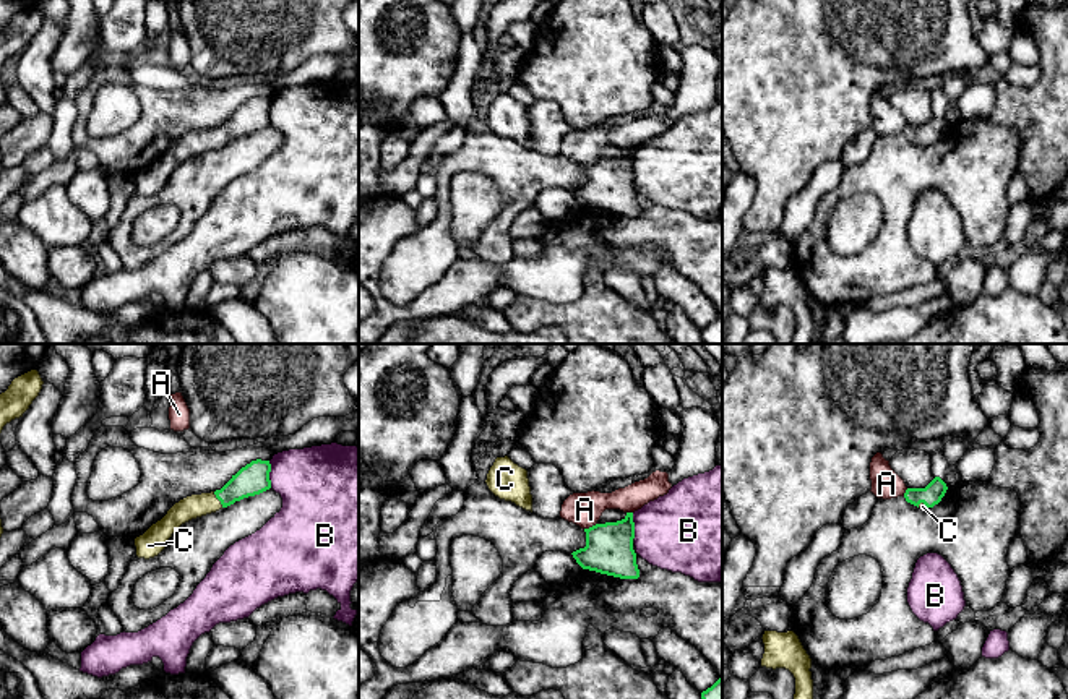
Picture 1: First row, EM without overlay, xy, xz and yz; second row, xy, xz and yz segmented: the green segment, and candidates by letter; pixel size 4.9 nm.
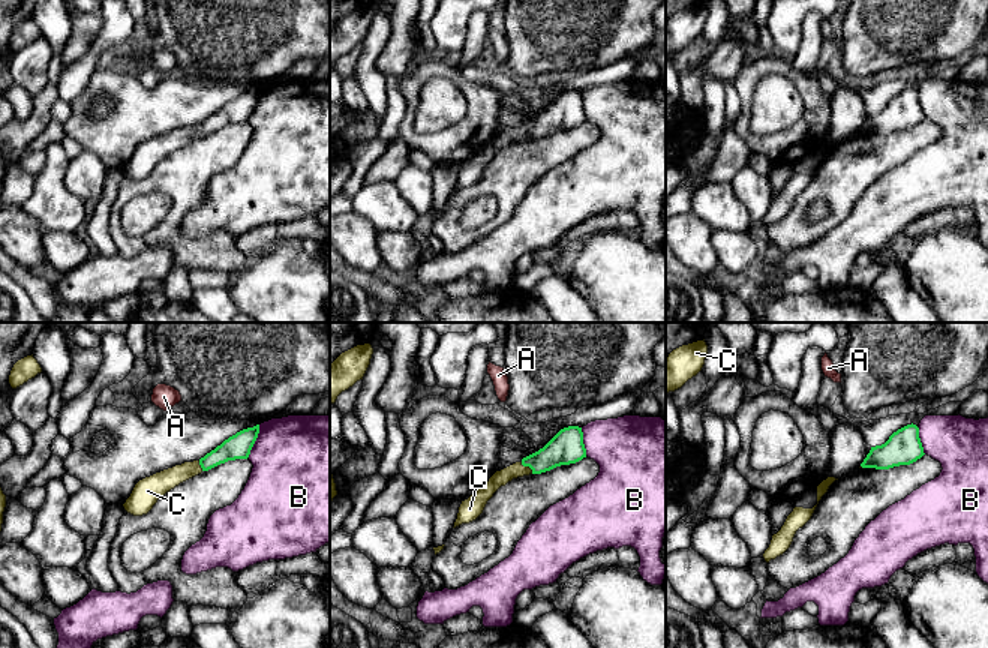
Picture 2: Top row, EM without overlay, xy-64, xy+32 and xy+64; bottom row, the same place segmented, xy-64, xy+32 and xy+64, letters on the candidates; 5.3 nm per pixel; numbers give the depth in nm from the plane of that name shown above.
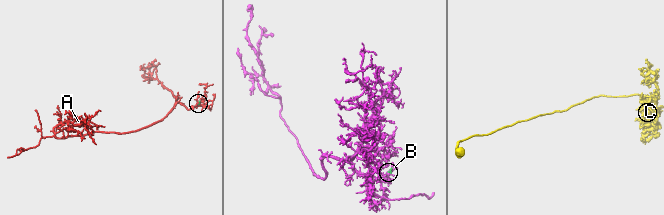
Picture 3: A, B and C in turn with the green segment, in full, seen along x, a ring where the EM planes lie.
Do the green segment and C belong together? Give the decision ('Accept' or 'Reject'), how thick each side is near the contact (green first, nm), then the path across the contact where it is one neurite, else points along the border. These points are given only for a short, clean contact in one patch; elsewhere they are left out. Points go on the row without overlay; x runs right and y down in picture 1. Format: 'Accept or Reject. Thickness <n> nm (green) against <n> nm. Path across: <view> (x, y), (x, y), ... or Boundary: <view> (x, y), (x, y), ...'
Accept. Thickness 160 nm (green) against 120 nm. Path across: xy (254, 115), (226, 133), (218, 135), (193, 143)

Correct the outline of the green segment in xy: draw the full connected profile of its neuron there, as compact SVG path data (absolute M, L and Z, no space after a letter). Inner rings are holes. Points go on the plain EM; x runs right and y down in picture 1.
M256 96L232 112L221 127L180 136L161 157L135 175L136 193L154 195L166 185L169 175L182 161L269 127L269 109L269 97Z

